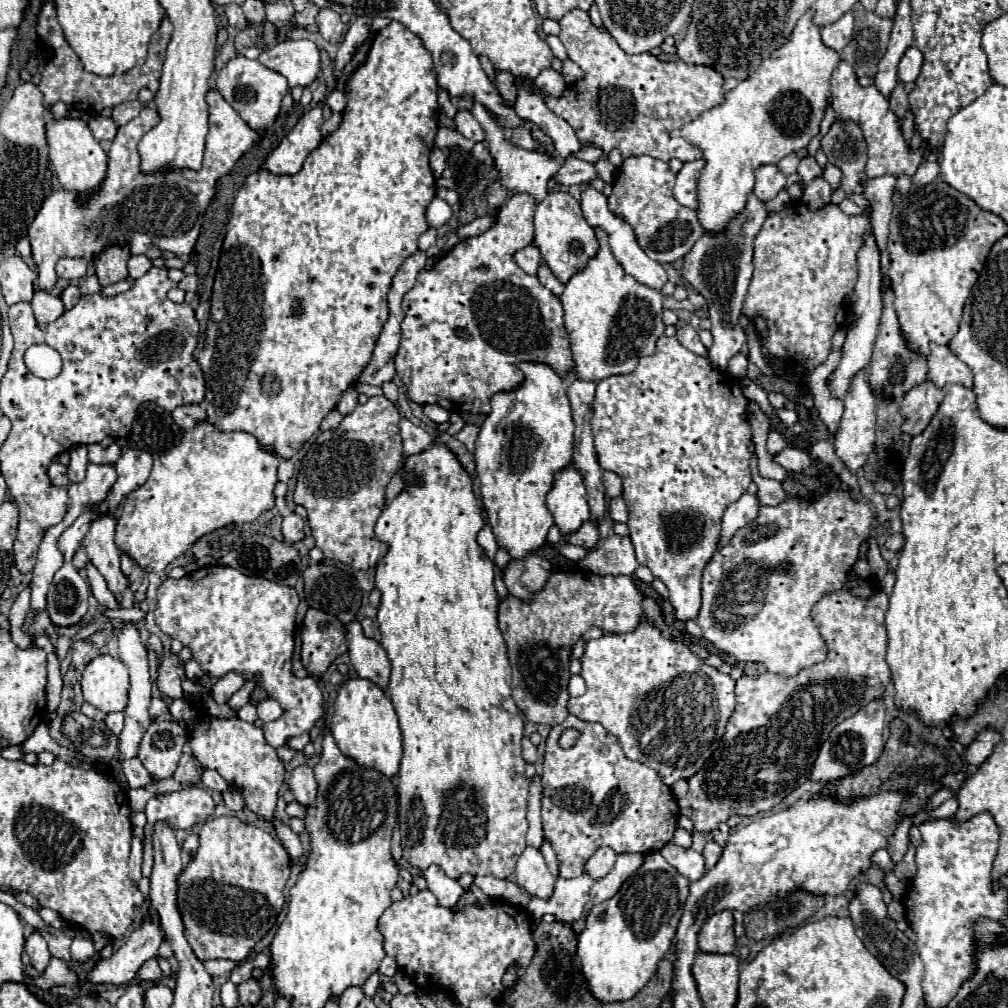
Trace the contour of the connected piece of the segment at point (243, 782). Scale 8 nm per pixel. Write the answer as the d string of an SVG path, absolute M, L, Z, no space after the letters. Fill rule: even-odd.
M202 714L202 720L198 718L194 730L190 732L190 746L202 768L216 770L226 782L242 790L246 806L252 812L274 820L278 788L284 780L284 764L278 760L276 750L266 744L262 728L244 720L212 718L208 714Z

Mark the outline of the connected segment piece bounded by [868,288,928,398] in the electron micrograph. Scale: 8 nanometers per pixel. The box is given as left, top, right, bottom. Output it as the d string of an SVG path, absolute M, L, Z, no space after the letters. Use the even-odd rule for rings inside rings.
M884 288L884 310L882 310L882 322L880 322L880 334L876 338L874 344L874 352L872 352L872 364L870 364L870 376L868 382L874 390L882 390L886 396L890 398L902 398L910 388L918 386L920 382L926 380L926 358L922 358L920 354L912 352L906 346L906 340L902 336L902 330L898 326L898 318L894 312L894 296L890 288Z

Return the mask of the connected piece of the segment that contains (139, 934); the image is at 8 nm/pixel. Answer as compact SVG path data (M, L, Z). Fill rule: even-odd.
M154 912L146 914L132 936L126 938L126 942L108 960L96 962L88 980L92 984L128 984L136 978L136 972L146 960L156 958L162 940L164 936L154 920Z

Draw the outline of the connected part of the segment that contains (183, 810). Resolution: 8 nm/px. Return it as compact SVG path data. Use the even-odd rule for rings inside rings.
M188 786L176 792L166 794L154 794L146 804L146 826L144 826L144 864L142 864L142 876L150 876L152 872L152 834L156 822L166 822L172 830L190 830L200 820L206 820L214 812L214 800L208 794L208 790L200 786Z

